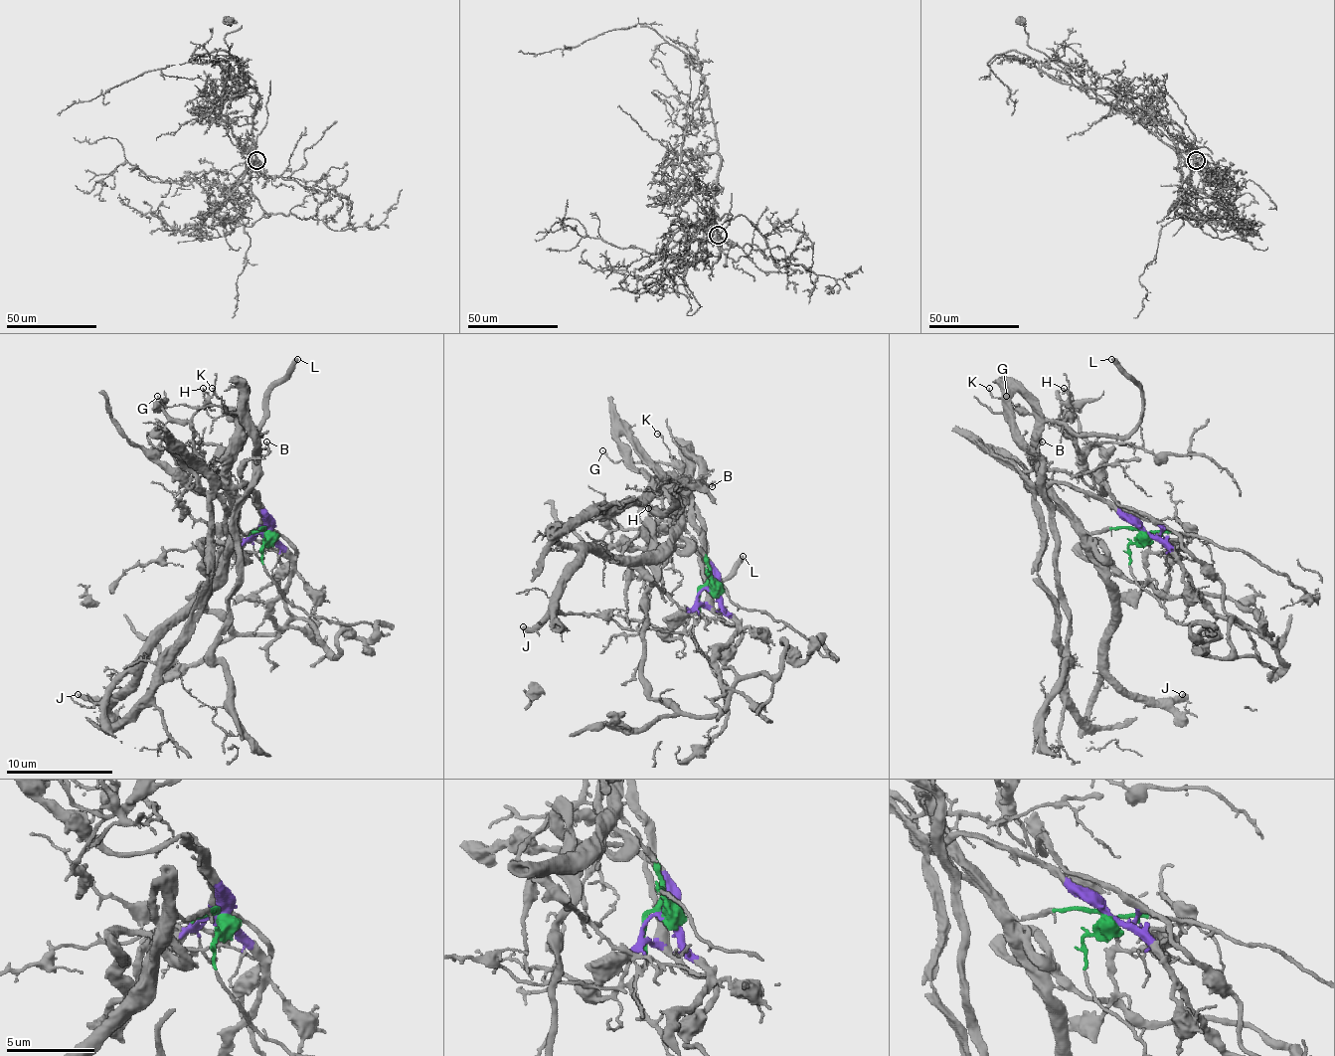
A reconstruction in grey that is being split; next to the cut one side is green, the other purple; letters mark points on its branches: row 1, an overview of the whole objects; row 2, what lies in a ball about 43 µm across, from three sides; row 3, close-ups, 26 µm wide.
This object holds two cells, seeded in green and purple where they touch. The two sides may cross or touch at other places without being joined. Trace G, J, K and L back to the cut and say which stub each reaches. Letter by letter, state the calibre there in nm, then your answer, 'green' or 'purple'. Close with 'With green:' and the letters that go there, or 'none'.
G: 100 nm | green
J: 320 nm | green
K: 100 nm | green
L: 360 nm | green
With green: G, J, K, L

